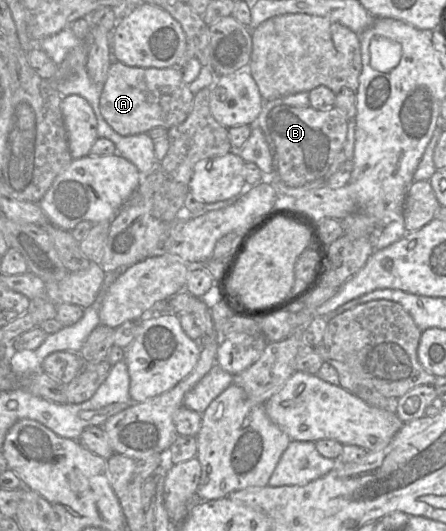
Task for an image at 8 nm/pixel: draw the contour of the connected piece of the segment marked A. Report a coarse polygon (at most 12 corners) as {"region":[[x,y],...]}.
{"region":[[112,62],[100,112],[122,136],[184,122],[176,68]]}

